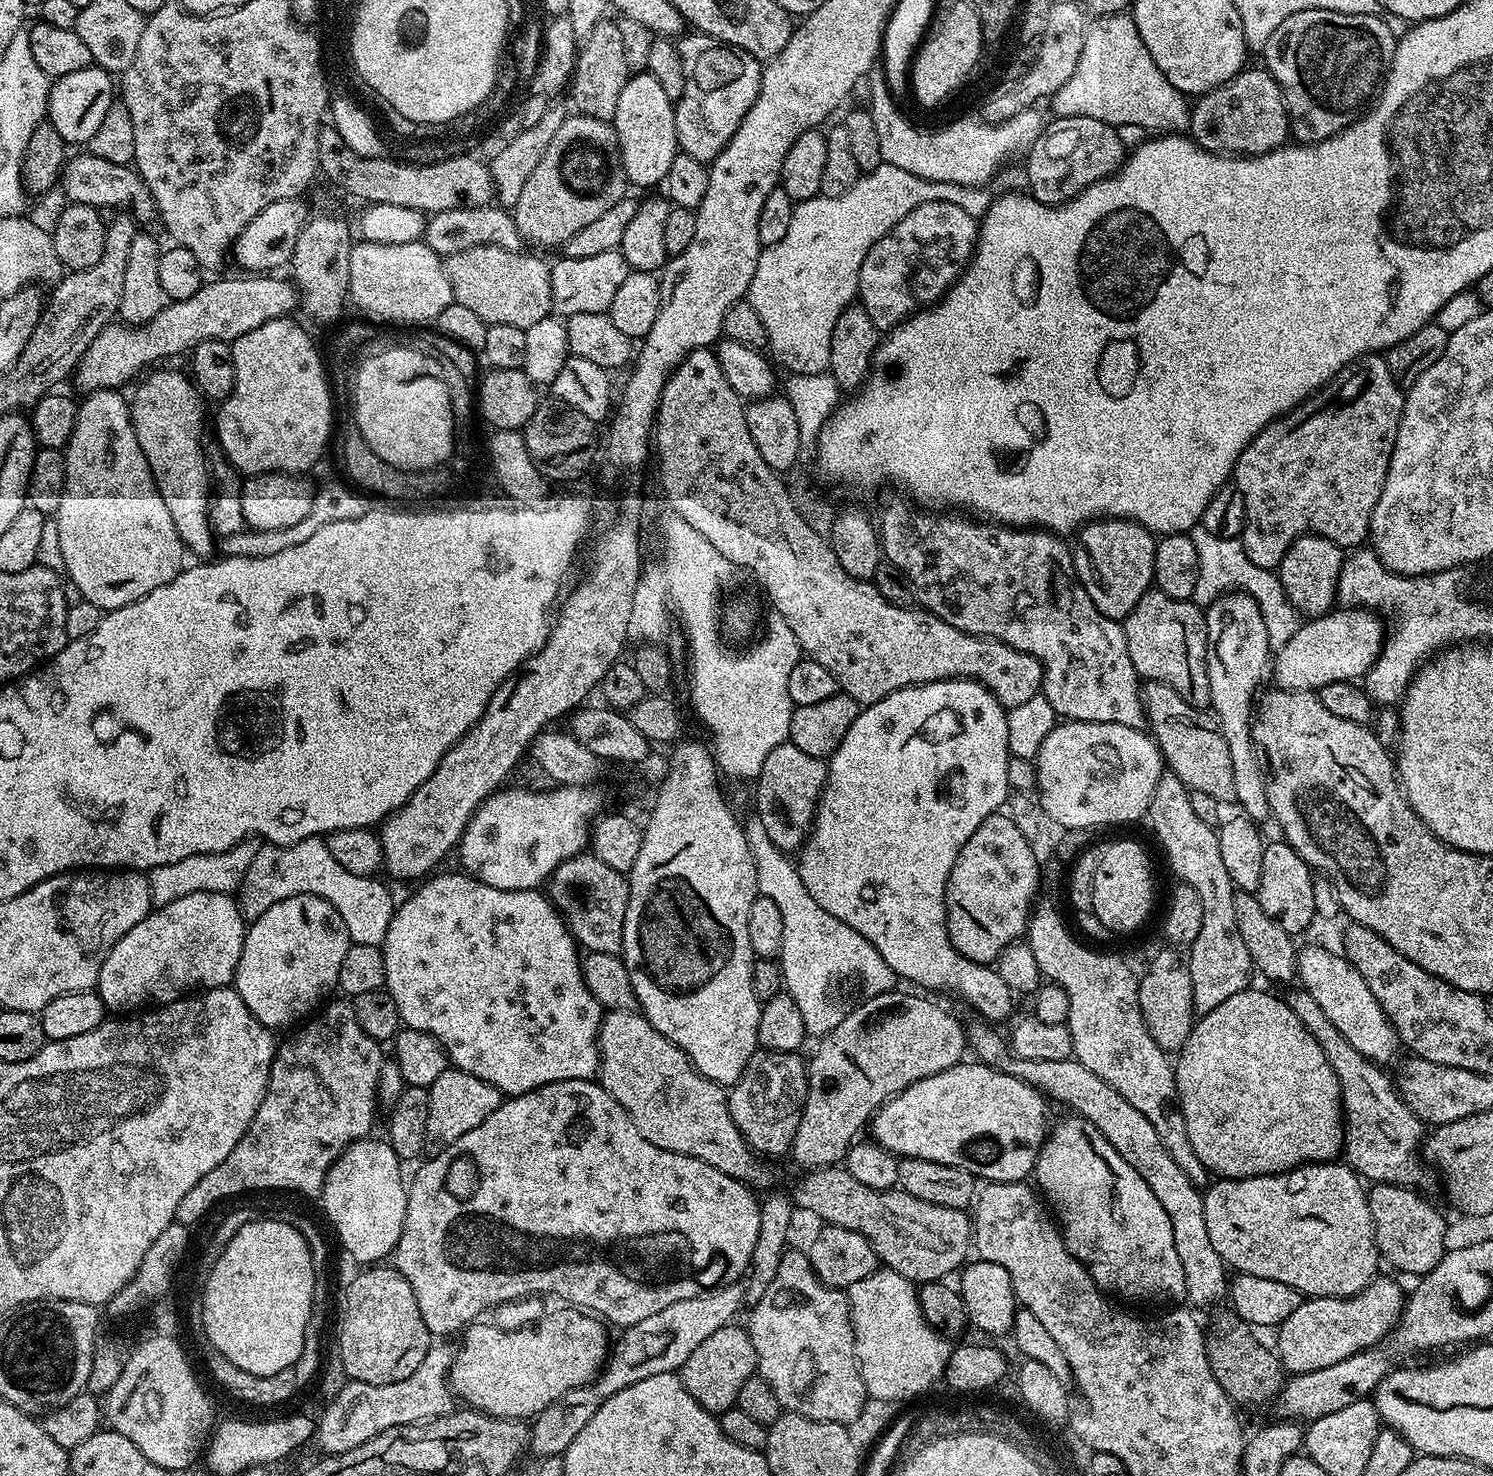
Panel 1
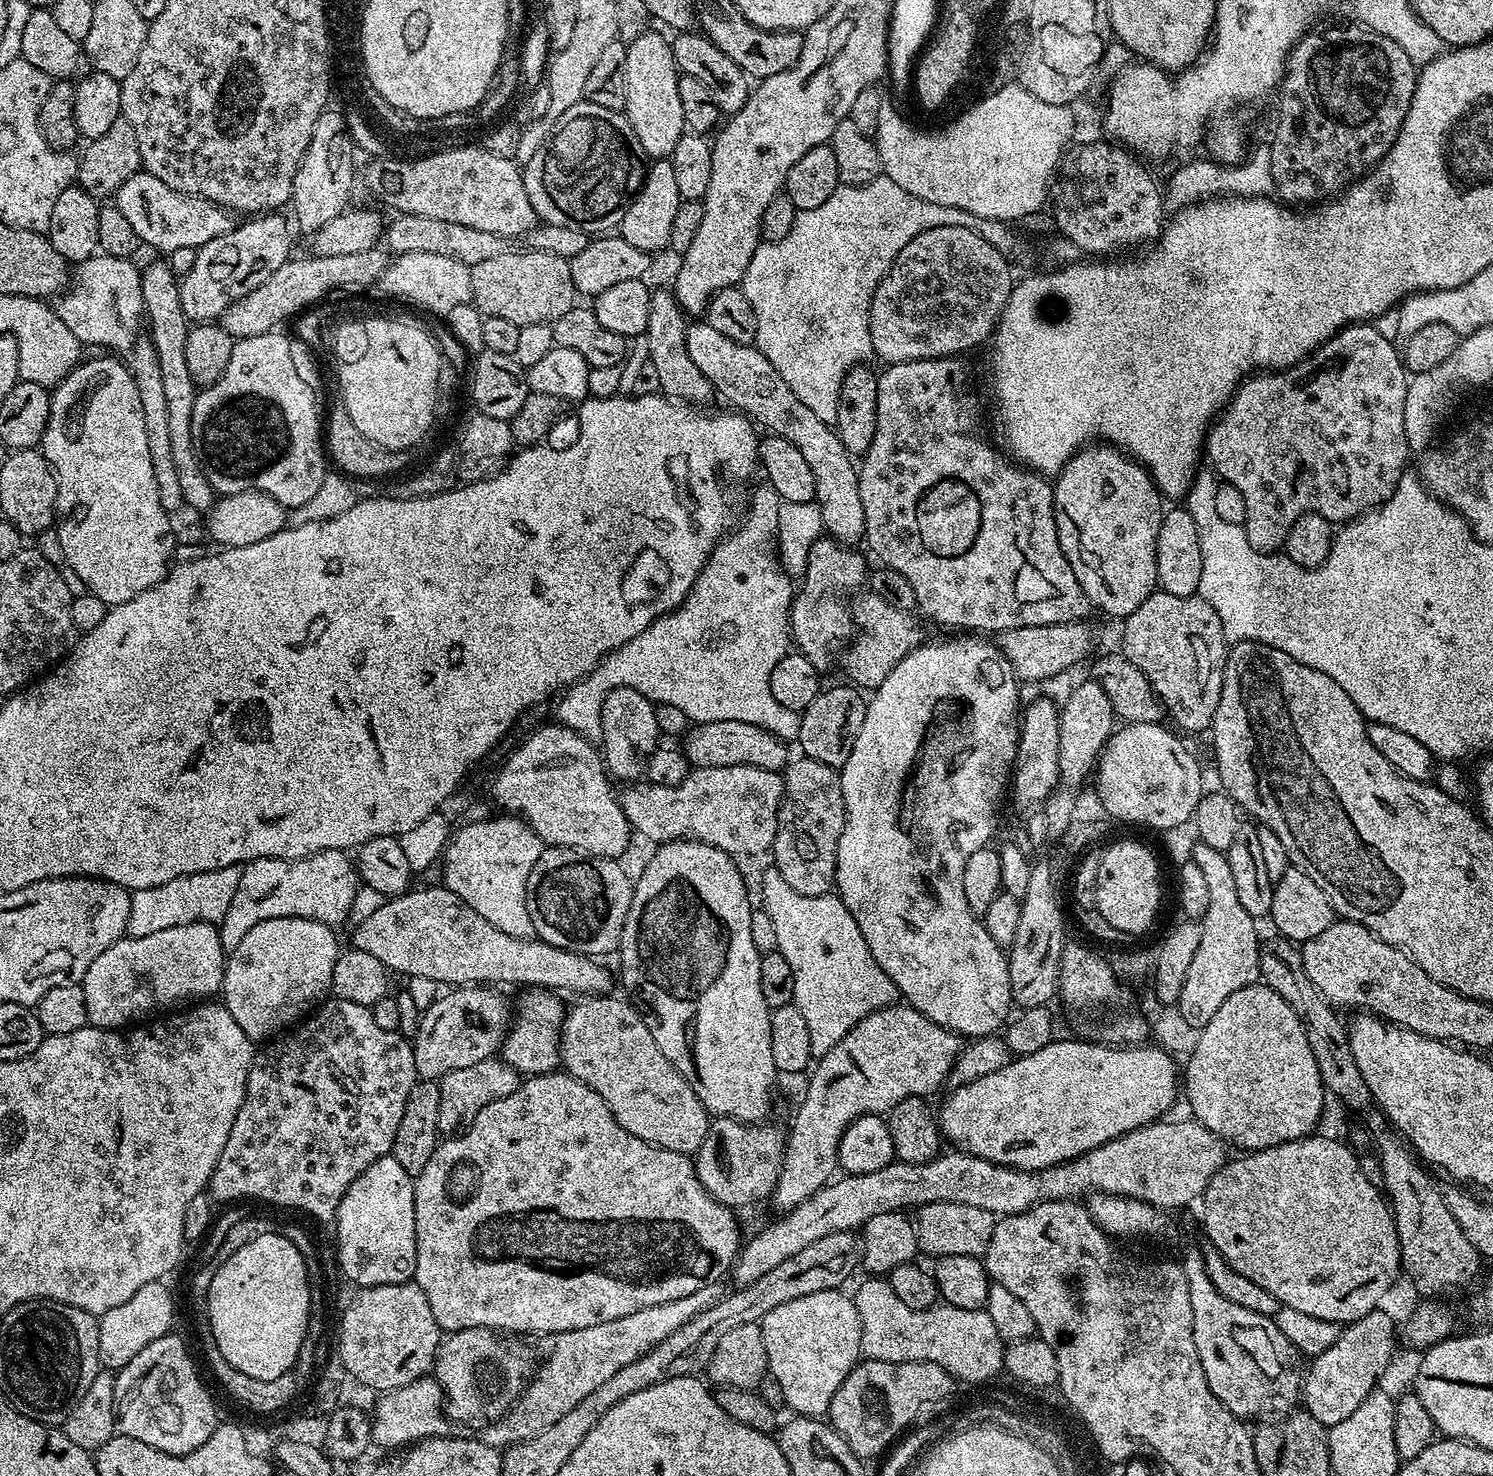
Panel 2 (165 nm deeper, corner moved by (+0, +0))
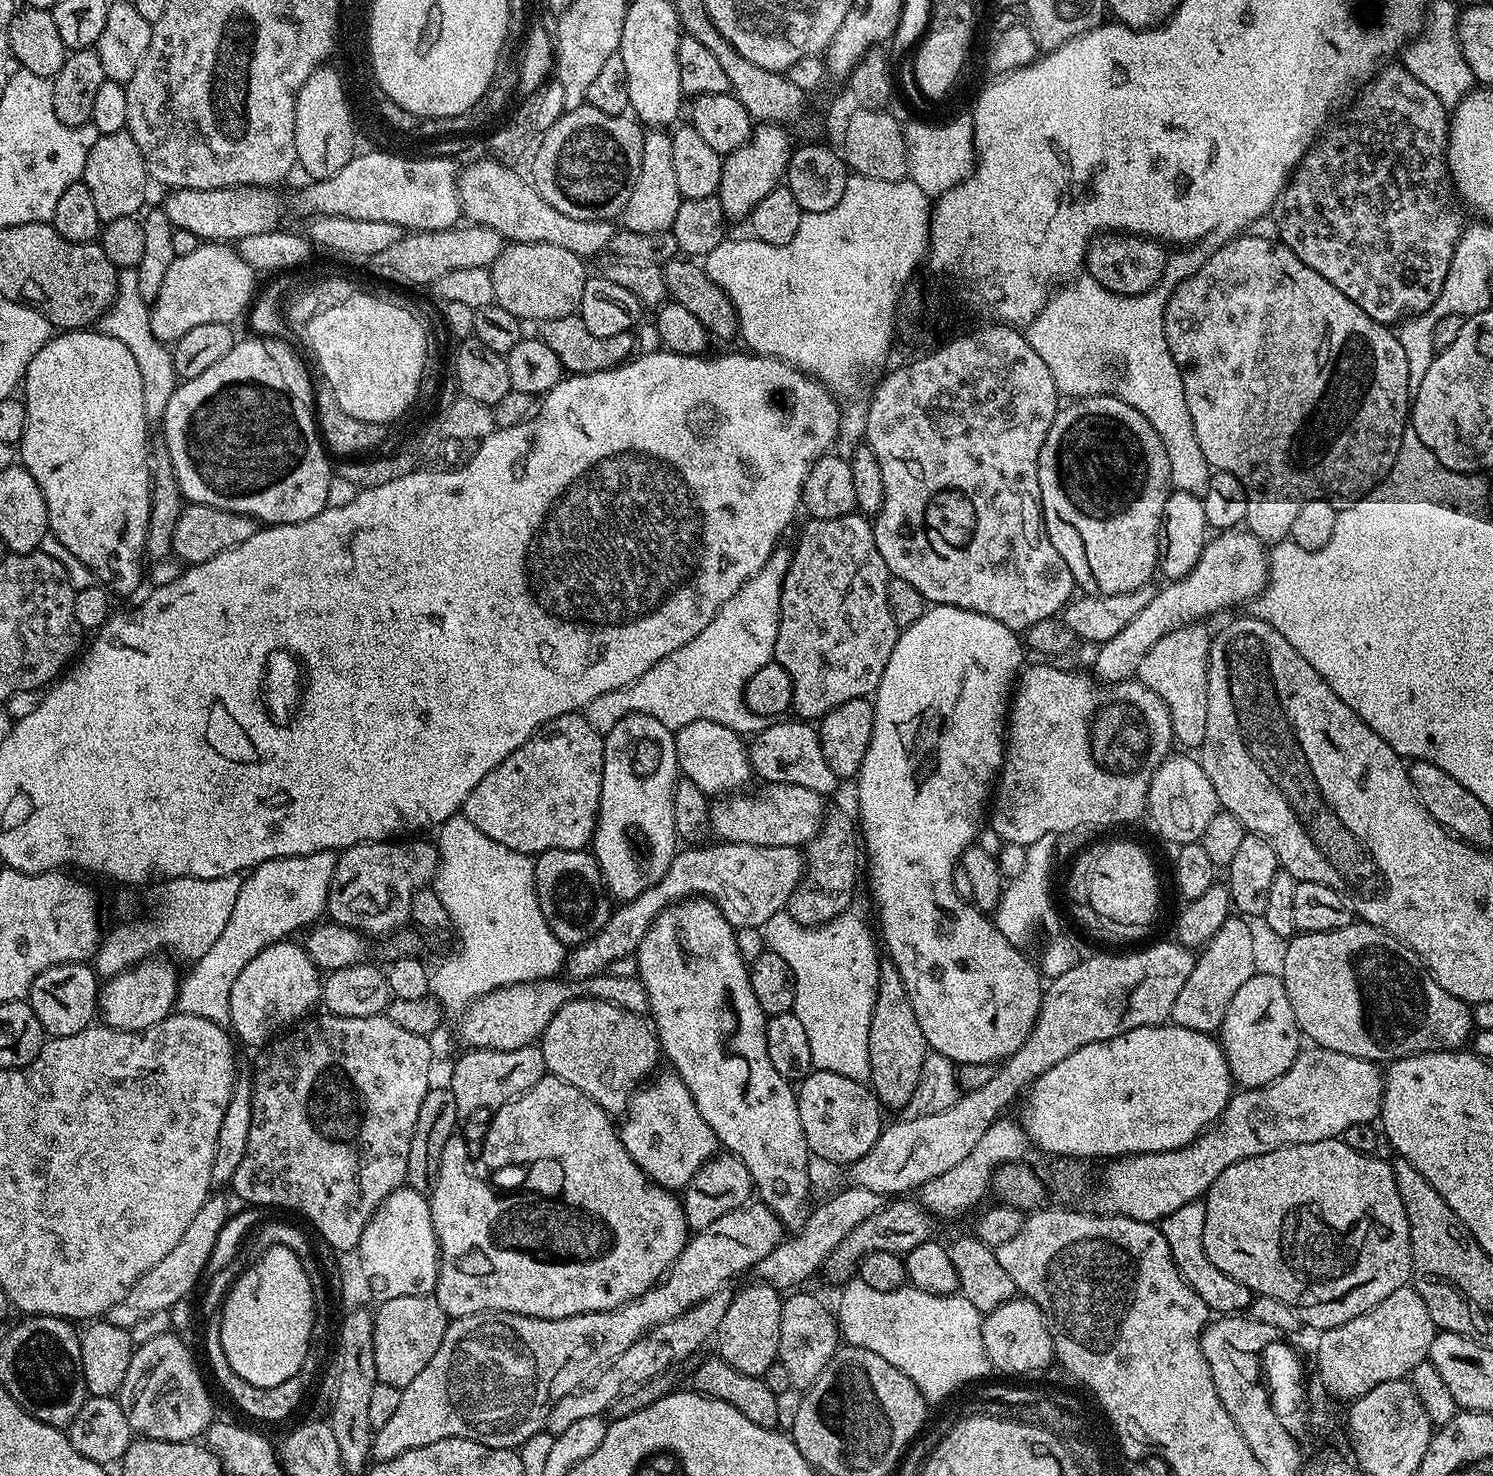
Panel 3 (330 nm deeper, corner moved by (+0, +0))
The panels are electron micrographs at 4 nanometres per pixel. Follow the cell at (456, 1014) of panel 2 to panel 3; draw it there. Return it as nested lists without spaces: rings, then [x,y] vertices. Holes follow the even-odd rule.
[[[601,974],[589,976],[586,980],[572,980],[569,988],[560,978],[535,980],[525,984],[515,984],[509,988],[499,988],[482,998],[478,998],[459,1017],[460,1040],[469,1049],[489,1048],[490,1050],[514,1050],[535,1045],[544,1035],[546,1026],[566,1001],[591,998],[610,1002],[635,1016],[644,1016],[648,1012],[646,986],[639,975],[615,976]]]

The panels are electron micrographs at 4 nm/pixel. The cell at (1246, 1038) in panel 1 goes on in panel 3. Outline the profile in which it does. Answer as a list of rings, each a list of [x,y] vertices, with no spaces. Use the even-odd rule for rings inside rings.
[[[1264,970],[1257,971],[1255,976],[1249,978],[1238,989],[1238,994],[1230,1002],[1230,1010],[1226,1010],[1226,1018],[1222,1022],[1218,1033],[1220,1047],[1224,1050],[1224,1057],[1228,1063],[1228,1069],[1232,1071],[1233,1081],[1241,1089],[1261,1088],[1270,1082],[1274,1082],[1296,1060],[1296,1055],[1302,1051],[1302,1033],[1296,1024],[1294,1010],[1290,1010],[1290,998],[1286,998],[1286,986],[1279,975],[1271,976]]]

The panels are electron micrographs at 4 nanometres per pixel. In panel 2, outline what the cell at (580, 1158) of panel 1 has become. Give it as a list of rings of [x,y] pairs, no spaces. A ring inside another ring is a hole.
[[[563,1070],[547,1072],[541,1076],[529,1076],[506,1098],[498,1098],[498,1102],[490,1102],[474,1118],[470,1127],[463,1132],[451,1137],[441,1139],[437,1144],[434,1154],[430,1154],[430,1162],[426,1162],[426,1170],[422,1170],[420,1176],[415,1177],[414,1183],[414,1218],[416,1219],[416,1275],[414,1282],[426,1294],[426,1302],[430,1302],[430,1310],[438,1322],[438,1326],[445,1333],[461,1332],[467,1328],[490,1328],[499,1330],[504,1334],[524,1334],[520,1332],[540,1332],[539,1334],[551,1334],[553,1332],[569,1332],[570,1330],[582,1330],[582,1326],[598,1326],[598,1322],[614,1322],[614,1318],[626,1318],[626,1314],[634,1314],[634,1310],[646,1310],[646,1306],[662,1306],[662,1302],[674,1302],[678,1298],[686,1298],[686,1294],[694,1294],[694,1290],[702,1290],[702,1286],[723,1281],[731,1273],[737,1256],[742,1247],[742,1235],[740,1236],[740,1224],[736,1221],[737,1214],[731,1207],[716,1201],[703,1188],[702,1182],[696,1173],[696,1165],[685,1153],[675,1152],[659,1148],[653,1144],[642,1142],[642,1138],[634,1138],[614,1118],[612,1111],[602,1102],[602,1098],[593,1088],[586,1086],[578,1078],[569,1076]]]

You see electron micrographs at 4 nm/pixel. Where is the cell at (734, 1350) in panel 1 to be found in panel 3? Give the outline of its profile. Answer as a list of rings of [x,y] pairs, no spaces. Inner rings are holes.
[[[755,1283],[746,1285],[740,1293],[737,1291],[733,1295],[726,1315],[722,1317],[722,1326],[716,1331],[714,1344],[720,1347],[719,1359],[734,1366],[734,1370],[763,1377],[764,1372],[777,1363],[780,1354],[780,1323],[784,1300],[771,1284]]]

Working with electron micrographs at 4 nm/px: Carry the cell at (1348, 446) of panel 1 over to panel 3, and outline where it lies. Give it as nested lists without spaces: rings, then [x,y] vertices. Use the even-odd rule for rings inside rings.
[[[1248,234],[1233,235],[1231,238],[1225,239],[1228,241],[1221,248],[1220,245],[1213,247],[1212,253],[1202,266],[1202,270],[1198,270],[1198,274],[1190,274],[1190,278],[1186,278],[1172,291],[1170,302],[1164,311],[1164,321],[1166,322],[1166,342],[1170,346],[1170,354],[1177,366],[1182,369],[1182,386],[1186,390],[1186,406],[1190,406],[1190,418],[1194,422],[1194,434],[1198,434],[1198,446],[1202,446],[1202,454],[1206,454],[1209,469],[1234,474],[1234,478],[1238,478],[1238,482],[1242,482],[1242,486],[1246,490],[1247,531],[1252,532],[1266,546],[1271,546],[1279,544],[1281,540],[1289,539],[1294,526],[1294,518],[1306,502],[1311,500],[1330,500],[1333,502],[1362,500],[1384,481],[1386,474],[1390,474],[1390,470],[1394,466],[1394,458],[1398,458],[1398,450],[1402,446],[1404,429],[1410,424],[1410,389],[1413,387],[1414,377],[1410,374],[1410,366],[1406,362],[1406,350],[1402,346],[1400,337],[1389,325],[1374,322],[1374,318],[1370,318],[1362,309],[1354,306],[1354,302],[1350,302],[1350,298],[1346,298],[1346,294],[1342,294],[1342,290],[1338,290],[1338,286],[1330,286],[1330,282],[1326,282],[1326,278],[1322,278],[1322,274],[1318,274],[1318,270],[1310,270],[1310,266],[1306,266],[1306,262],[1302,262],[1298,258],[1298,254],[1294,254],[1294,250],[1277,242],[1273,237],[1272,241],[1268,236],[1244,235]]]

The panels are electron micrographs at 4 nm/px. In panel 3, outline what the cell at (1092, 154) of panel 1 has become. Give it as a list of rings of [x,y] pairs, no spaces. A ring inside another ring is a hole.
[[[1101,234],[1088,245],[1086,272],[1114,294],[1137,296],[1149,292],[1160,281],[1166,270],[1168,257],[1165,245],[1155,238],[1131,234]]]

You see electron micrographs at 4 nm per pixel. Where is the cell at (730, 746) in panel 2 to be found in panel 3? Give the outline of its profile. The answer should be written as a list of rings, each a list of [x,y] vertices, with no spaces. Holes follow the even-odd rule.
[[[799,718],[781,719],[769,723],[767,728],[755,733],[748,744],[748,760],[752,771],[761,776],[768,784],[793,784],[806,786],[821,794],[829,794],[838,785],[838,777],[826,763],[826,754],[822,750],[820,733],[811,723]]]

